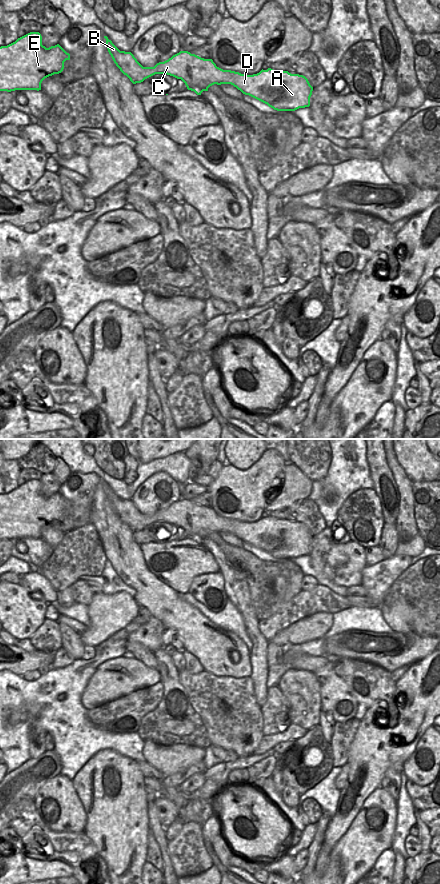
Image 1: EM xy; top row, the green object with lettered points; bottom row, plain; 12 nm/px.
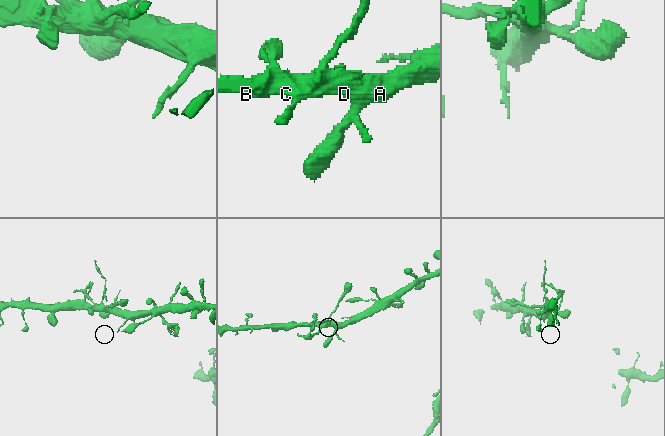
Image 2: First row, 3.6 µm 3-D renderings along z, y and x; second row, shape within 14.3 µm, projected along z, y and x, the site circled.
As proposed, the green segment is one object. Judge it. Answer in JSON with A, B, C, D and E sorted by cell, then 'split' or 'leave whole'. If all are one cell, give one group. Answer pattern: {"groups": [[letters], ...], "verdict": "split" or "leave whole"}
{"groups": [["A", "B", "C", "D", "E"]], "verdict": "leave whole"}

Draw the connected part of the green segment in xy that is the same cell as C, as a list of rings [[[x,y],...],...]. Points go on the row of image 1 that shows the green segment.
[[[107,36],[106,47],[114,63],[133,84],[141,83],[155,74],[167,74],[181,79],[188,90],[201,95],[214,84],[231,84],[277,111],[295,111],[310,106],[313,87],[308,79],[288,71],[271,68],[247,75],[216,66],[212,59],[204,59],[188,51],[180,51],[154,67],[143,67],[131,52],[120,51]]]

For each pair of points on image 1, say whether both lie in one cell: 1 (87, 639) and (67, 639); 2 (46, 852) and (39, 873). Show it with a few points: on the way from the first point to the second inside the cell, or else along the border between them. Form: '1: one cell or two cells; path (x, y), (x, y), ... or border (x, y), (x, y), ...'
1: two cells; border (79, 635), (84, 646)
2: two cells; border (22, 850), (31, 858), (56, 859), (67, 864)

